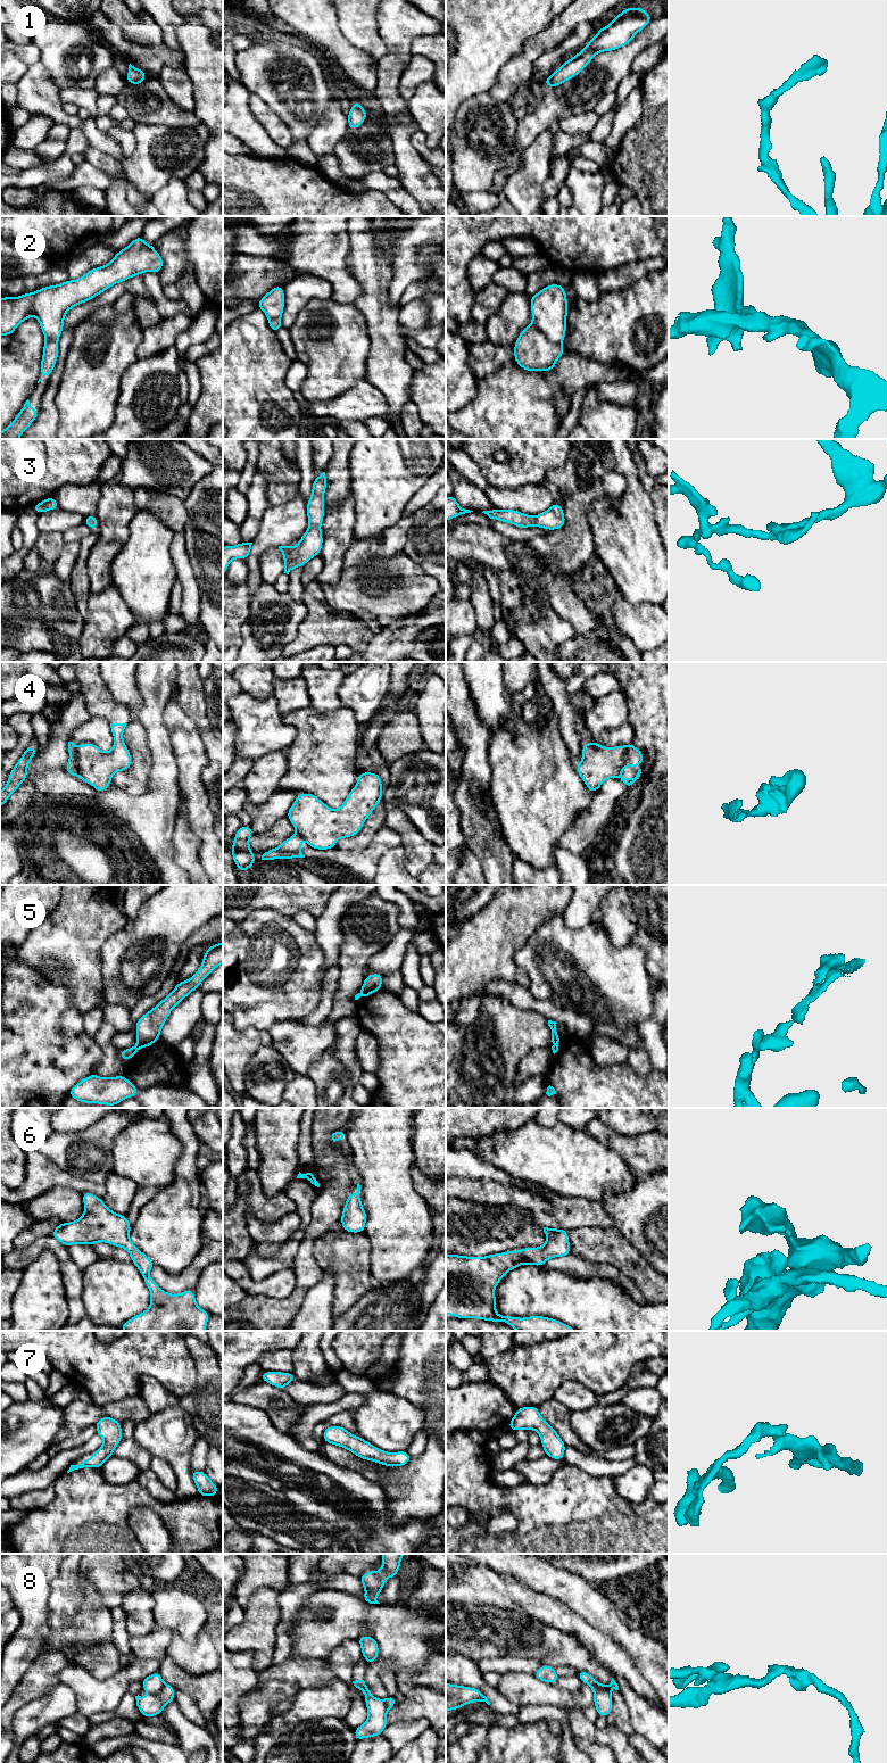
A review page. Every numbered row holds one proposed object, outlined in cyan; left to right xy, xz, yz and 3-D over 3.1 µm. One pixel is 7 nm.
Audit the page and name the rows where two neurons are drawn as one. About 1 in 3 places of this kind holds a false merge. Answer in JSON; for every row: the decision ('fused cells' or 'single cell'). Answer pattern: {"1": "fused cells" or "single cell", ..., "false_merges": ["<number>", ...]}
{"1": "single cell", "2": "fused cells", "3": "single cell", "4": "fused cells", "5": "fused cells", "6": "single cell", "7": "single cell", "8": "fused cells", "false_merges": ["2", "4", "5", "8"]}

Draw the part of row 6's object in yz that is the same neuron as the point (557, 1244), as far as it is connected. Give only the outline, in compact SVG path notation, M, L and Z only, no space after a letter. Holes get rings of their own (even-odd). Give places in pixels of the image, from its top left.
M544 1227L544 1232L546 1243L533 1249L525 1247L484 1257L446 1253L446 1315L505 1322L516 1331L577 1331L549 1317L520 1318L496 1313L494 1291L506 1273L523 1264L544 1266L550 1258L571 1253L566 1230Z

